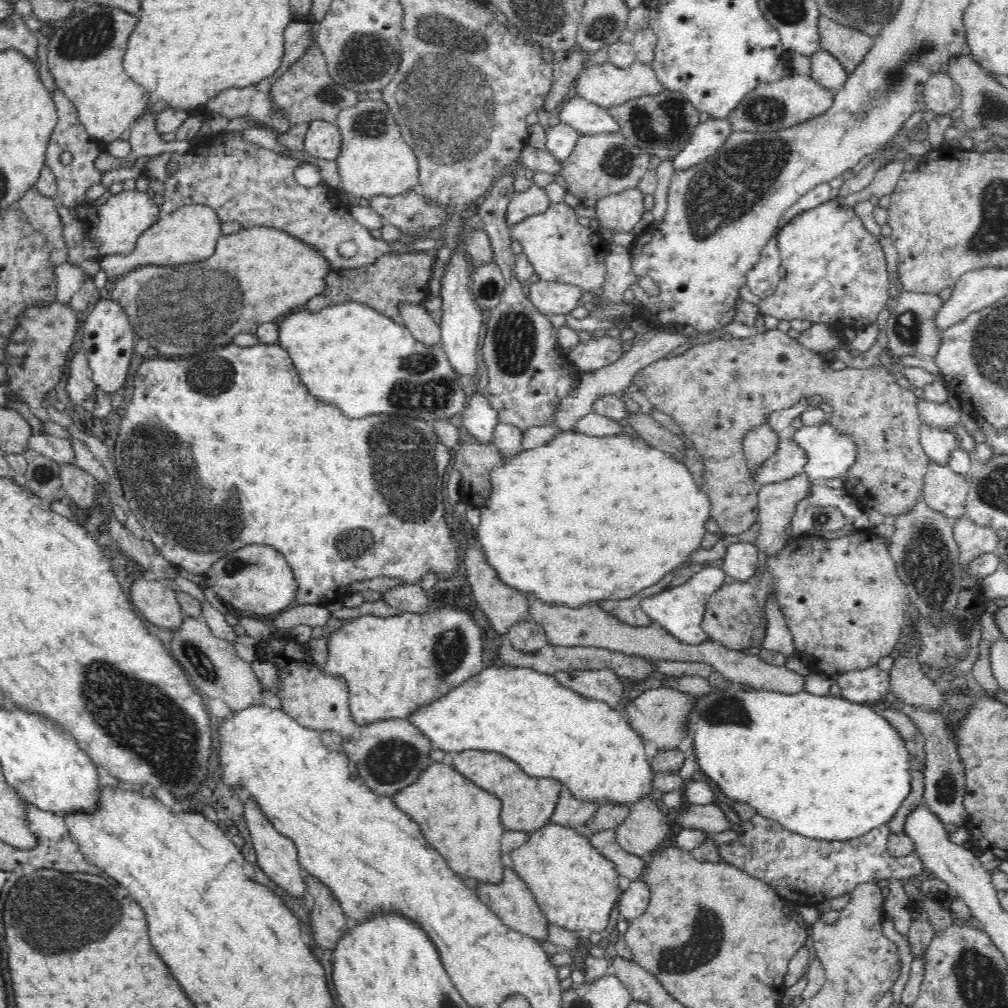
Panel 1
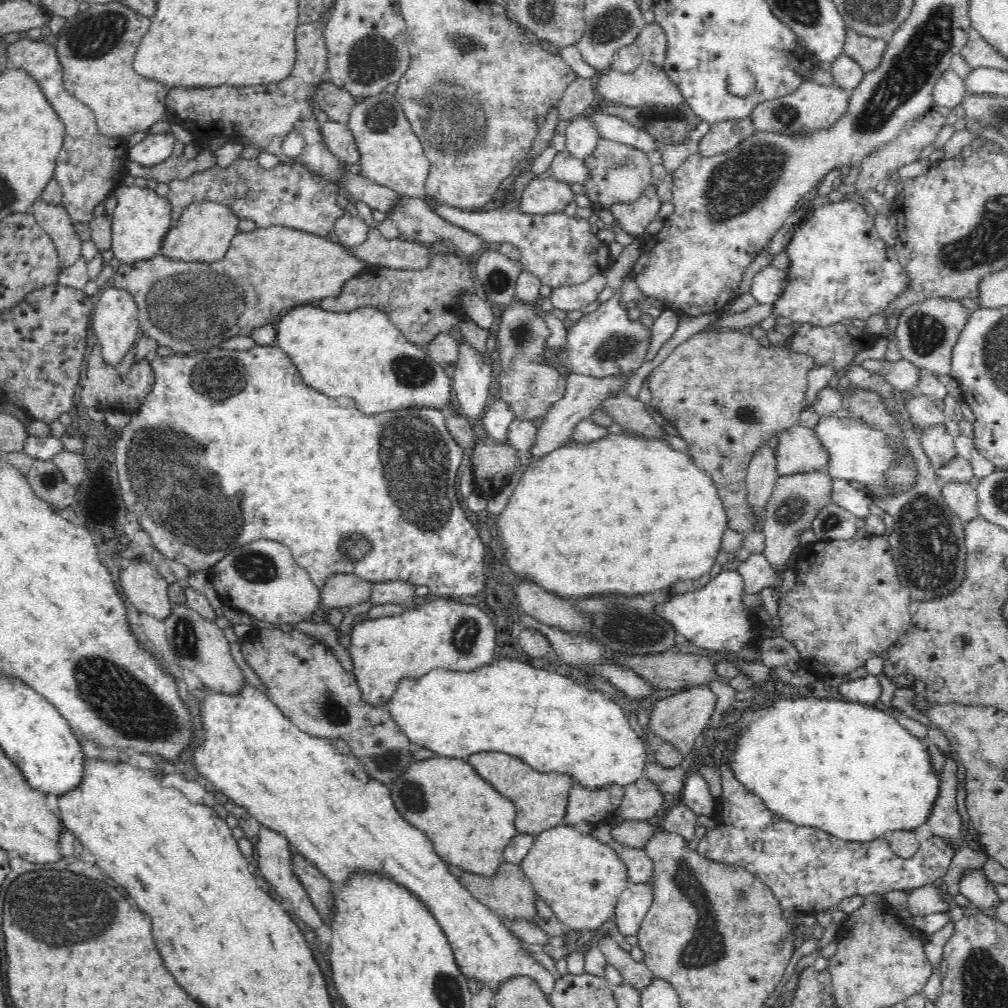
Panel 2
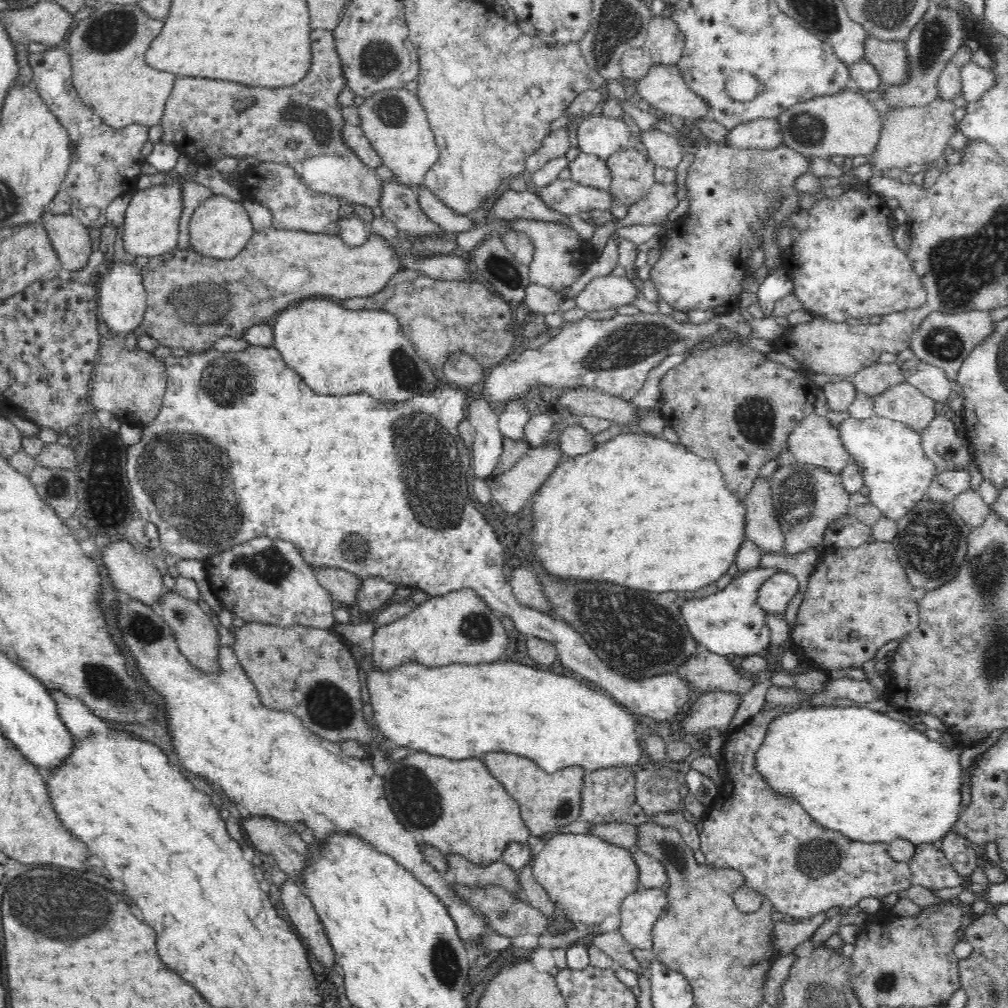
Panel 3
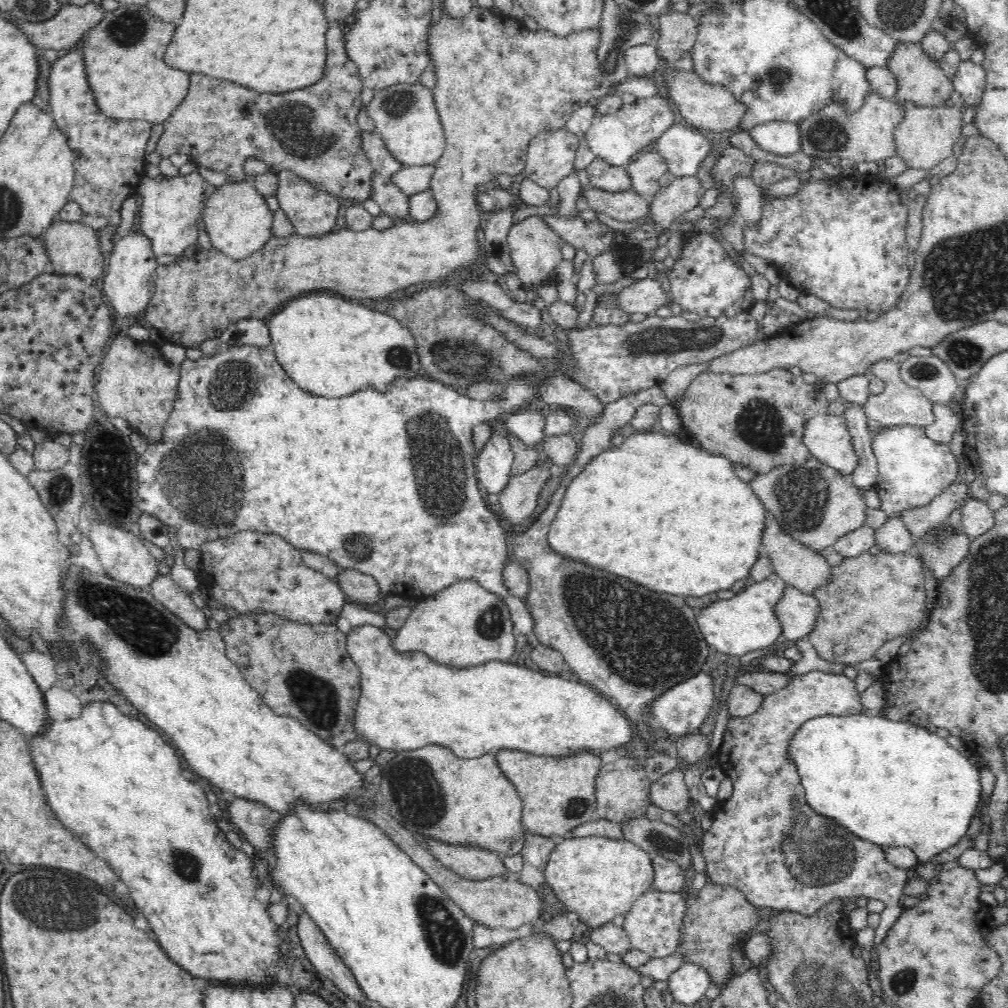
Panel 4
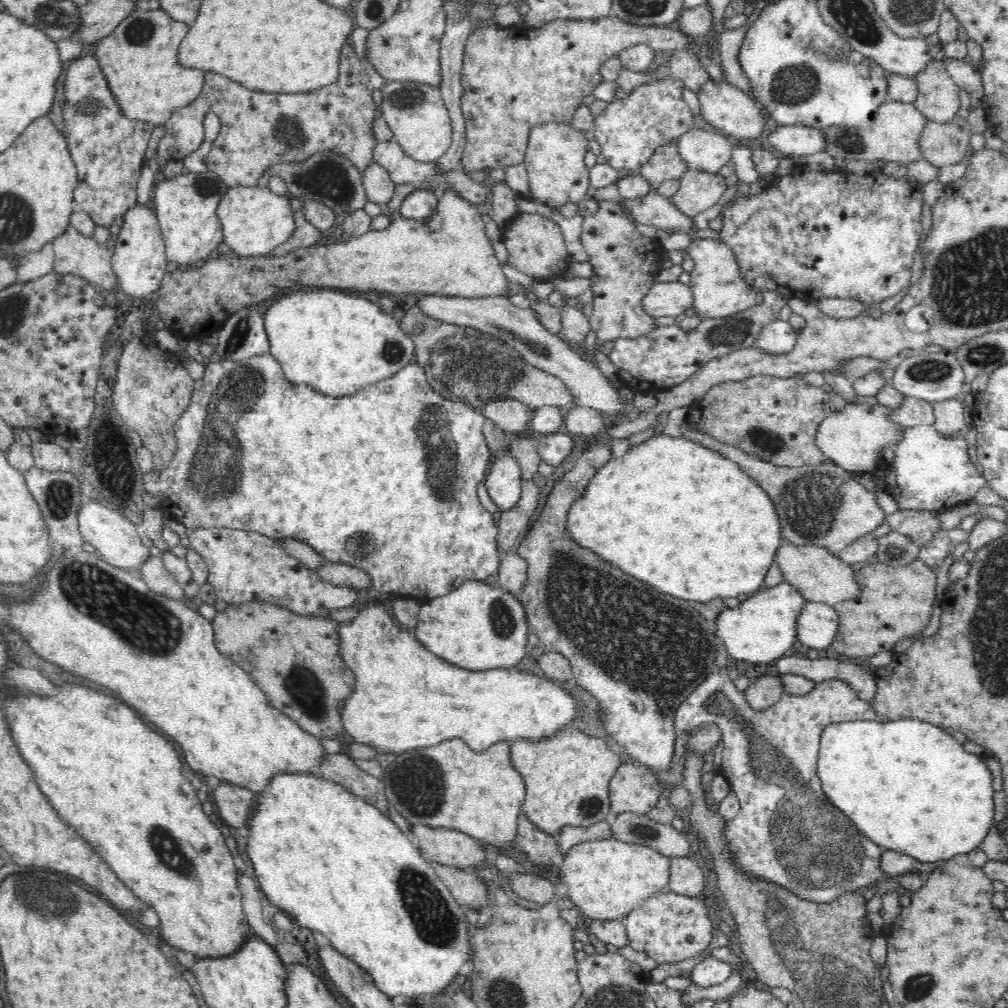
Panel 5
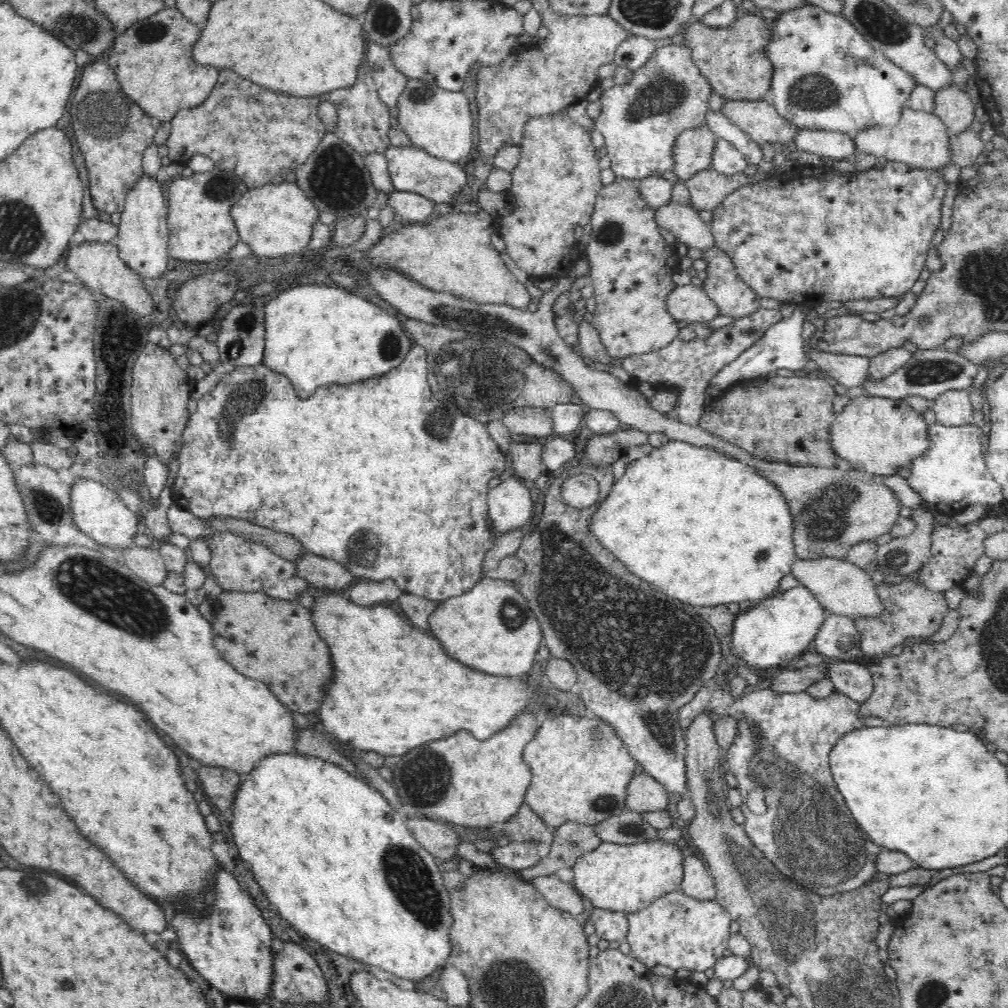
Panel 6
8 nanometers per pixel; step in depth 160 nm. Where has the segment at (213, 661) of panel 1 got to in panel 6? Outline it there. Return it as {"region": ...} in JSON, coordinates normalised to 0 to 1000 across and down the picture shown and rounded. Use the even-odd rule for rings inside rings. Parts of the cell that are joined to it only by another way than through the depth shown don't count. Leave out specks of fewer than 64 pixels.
{"region":[[[157,543],[123,544],[120,546],[124,560],[132,565],[141,575],[149,580],[161,580],[167,569],[163,555],[158,549]]]}

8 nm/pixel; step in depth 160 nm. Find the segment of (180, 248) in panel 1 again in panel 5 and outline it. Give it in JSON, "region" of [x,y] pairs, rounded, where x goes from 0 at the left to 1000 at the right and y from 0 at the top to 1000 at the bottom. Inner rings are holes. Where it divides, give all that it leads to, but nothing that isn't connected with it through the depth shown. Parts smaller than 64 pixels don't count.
{"region":[[[228,185],[217,196],[213,214],[221,239],[238,255],[252,255],[270,250],[290,234],[294,221],[288,205],[289,194],[273,192],[266,185]]]}

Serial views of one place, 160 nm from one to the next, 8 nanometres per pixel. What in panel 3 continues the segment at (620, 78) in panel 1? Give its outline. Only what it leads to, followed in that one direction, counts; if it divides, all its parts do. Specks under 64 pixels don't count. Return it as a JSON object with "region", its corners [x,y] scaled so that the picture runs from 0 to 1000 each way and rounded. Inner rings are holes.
{"region":[[[648,63],[637,77],[629,80],[629,95],[663,114],[692,119],[701,114],[701,103],[681,84],[671,63]]]}

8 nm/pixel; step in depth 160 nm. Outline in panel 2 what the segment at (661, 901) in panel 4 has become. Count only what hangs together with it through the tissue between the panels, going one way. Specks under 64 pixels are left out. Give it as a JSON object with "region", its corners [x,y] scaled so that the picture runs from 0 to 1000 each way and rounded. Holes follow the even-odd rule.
{"region":[[[645,875],[625,877],[614,889],[610,899],[610,917],[619,929],[633,927],[634,917],[648,895],[646,880]]]}

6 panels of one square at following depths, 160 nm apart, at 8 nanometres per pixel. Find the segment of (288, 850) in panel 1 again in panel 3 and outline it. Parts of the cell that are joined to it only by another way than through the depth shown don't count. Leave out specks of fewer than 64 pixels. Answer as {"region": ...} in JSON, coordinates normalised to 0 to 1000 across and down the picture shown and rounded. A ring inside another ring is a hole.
{"region":[[[289,872],[279,879],[279,895],[281,895],[290,917],[294,919],[295,926],[304,935],[309,946],[317,956],[330,960],[332,956],[332,944],[327,938],[321,918],[318,916],[311,896],[295,876],[289,876]]]}

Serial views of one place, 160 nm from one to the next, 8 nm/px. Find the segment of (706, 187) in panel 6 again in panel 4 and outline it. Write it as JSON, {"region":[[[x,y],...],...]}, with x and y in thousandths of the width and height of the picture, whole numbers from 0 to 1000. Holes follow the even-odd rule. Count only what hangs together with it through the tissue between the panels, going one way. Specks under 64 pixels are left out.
{"region":[[[671,176],[665,184],[654,186],[653,190],[646,194],[645,218],[657,226],[667,225],[671,216],[692,204],[698,190],[691,176]]]}

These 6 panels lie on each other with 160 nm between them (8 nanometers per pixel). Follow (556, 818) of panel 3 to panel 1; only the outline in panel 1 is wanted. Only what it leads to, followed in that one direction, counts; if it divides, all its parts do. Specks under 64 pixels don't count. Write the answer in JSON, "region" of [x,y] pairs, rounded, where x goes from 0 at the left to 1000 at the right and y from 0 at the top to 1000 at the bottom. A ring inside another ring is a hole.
{"region":[[[477,744],[455,745],[449,751],[447,760],[455,770],[462,771],[464,775],[494,791],[496,815],[503,825],[530,825],[539,821],[546,815],[554,790],[559,783],[558,778],[550,772],[532,772],[520,767],[510,755],[496,747]]]}

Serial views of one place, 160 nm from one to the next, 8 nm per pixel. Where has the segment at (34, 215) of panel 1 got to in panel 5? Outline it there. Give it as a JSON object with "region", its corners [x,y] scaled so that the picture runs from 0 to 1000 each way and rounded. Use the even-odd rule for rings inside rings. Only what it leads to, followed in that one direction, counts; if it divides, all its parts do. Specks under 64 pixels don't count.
{"region":[[[71,223],[65,226],[62,234],[52,238],[52,250],[54,251],[53,270],[66,273],[75,273],[85,277],[97,287],[113,288],[116,286],[113,269],[111,269],[111,247],[108,242],[98,241],[88,234],[77,230]]]}

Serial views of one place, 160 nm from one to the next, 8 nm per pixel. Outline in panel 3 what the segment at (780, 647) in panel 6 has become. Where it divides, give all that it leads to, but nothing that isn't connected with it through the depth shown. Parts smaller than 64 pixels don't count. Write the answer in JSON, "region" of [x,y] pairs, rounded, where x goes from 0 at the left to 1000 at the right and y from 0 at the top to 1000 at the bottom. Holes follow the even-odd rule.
{"region":[[[752,563],[732,567],[715,586],[696,591],[696,595],[683,595],[675,609],[681,616],[682,627],[688,636],[700,641],[705,648],[716,651],[722,649],[738,653],[741,650],[758,650],[764,643],[764,623],[760,618],[757,603],[752,599],[754,581],[772,565],[768,563]]]}

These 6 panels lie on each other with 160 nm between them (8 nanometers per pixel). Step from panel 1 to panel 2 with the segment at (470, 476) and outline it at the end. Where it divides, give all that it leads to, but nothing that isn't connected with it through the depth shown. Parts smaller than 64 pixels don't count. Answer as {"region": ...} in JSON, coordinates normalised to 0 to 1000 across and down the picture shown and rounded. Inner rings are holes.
{"region":[[[472,433],[465,451],[471,487],[491,497],[517,464],[514,447],[503,438],[497,439],[486,433]]]}

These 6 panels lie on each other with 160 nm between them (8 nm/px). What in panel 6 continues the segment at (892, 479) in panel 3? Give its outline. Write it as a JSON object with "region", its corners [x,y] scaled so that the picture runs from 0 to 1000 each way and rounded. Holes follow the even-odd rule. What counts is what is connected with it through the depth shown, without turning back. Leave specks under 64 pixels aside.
{"region":[[[934,421],[921,422],[919,425],[920,442],[919,447],[915,447],[908,454],[905,454],[905,464],[903,464],[903,474],[901,480],[909,486],[921,500],[927,500],[931,504],[931,509],[944,511],[950,509],[965,500],[979,500],[981,502],[996,498],[997,494],[994,485],[986,477],[986,474],[979,467],[978,458],[974,457],[974,432],[977,426],[972,426],[967,421],[939,424]]]}

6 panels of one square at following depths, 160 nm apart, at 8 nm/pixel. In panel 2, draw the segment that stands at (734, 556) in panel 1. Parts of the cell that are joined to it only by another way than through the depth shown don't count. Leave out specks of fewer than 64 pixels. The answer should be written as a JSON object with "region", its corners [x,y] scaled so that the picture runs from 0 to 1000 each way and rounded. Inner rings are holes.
{"region":[[[757,550],[744,551],[735,558],[730,566],[736,570],[738,585],[742,590],[754,589],[758,583],[768,583],[776,579],[776,572],[768,568]]]}

